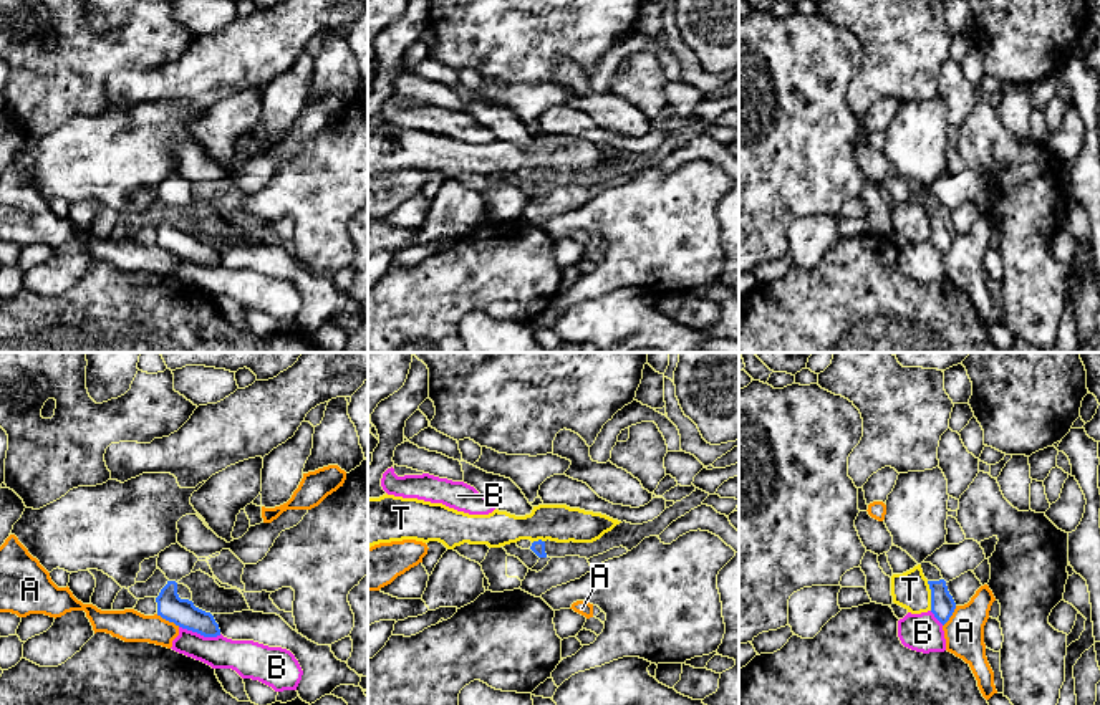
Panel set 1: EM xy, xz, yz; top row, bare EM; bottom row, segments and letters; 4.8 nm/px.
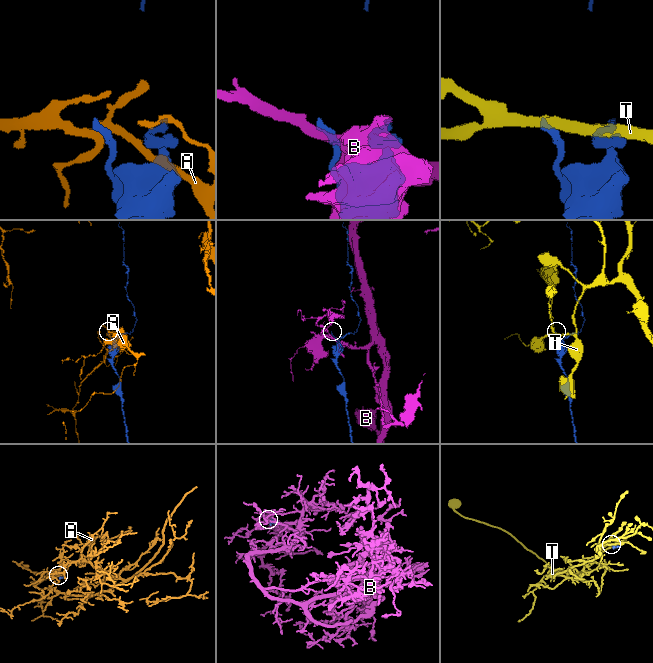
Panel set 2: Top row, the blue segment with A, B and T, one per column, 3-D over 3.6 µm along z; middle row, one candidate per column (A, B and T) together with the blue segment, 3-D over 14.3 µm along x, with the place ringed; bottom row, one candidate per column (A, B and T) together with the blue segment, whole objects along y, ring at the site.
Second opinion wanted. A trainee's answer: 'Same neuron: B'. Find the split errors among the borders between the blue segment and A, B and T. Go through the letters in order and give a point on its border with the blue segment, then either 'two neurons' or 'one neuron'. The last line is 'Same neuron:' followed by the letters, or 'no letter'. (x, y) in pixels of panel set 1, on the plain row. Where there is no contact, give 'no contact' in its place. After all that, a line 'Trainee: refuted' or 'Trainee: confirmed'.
A: xy (168, 249) | two neurons
B: xy (201, 263) | two neurons
T: yz (931, 225) | two neurons
Same neuron: no letter
Trainee: refuted

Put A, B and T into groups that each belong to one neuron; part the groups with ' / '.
A / B / T

